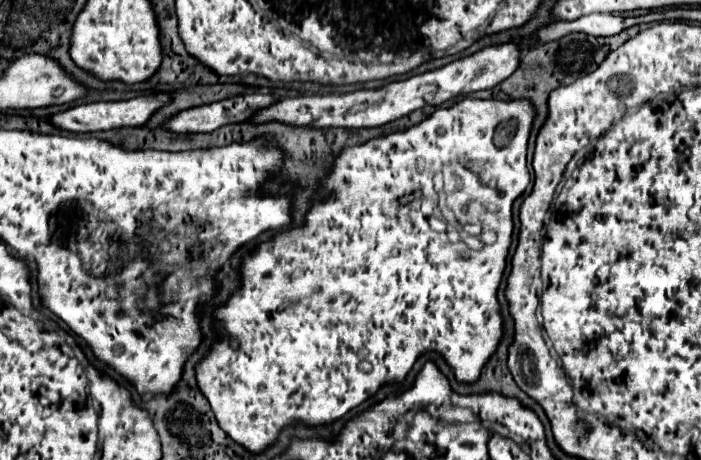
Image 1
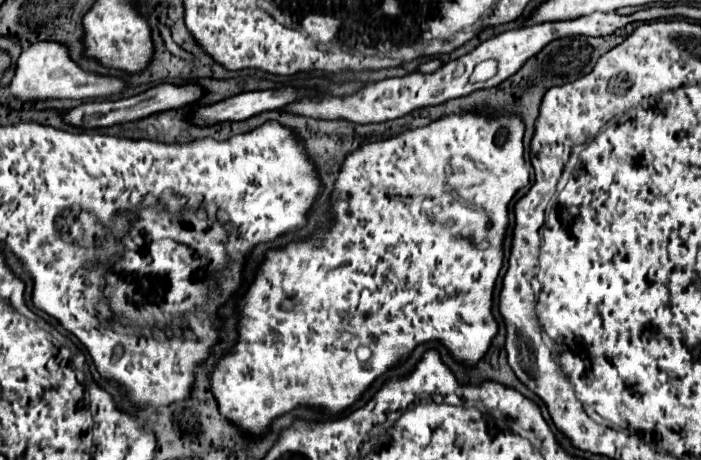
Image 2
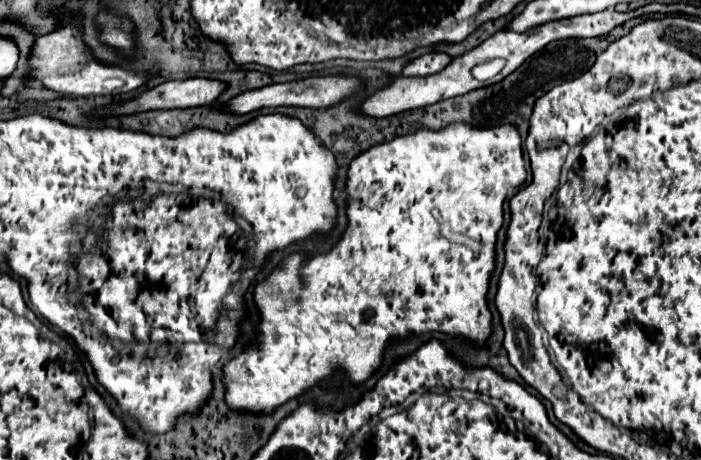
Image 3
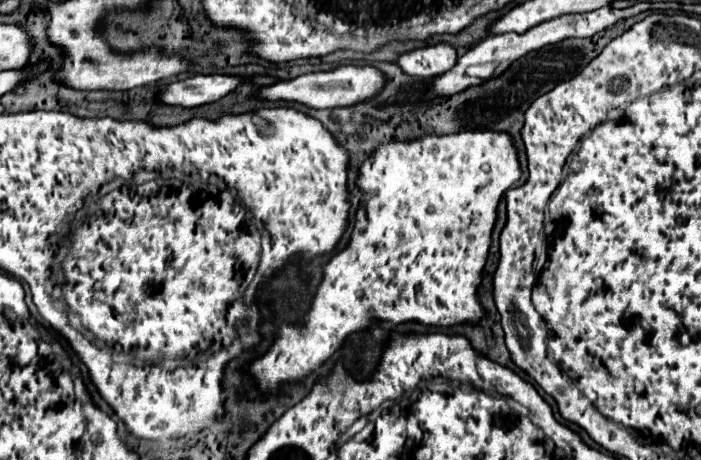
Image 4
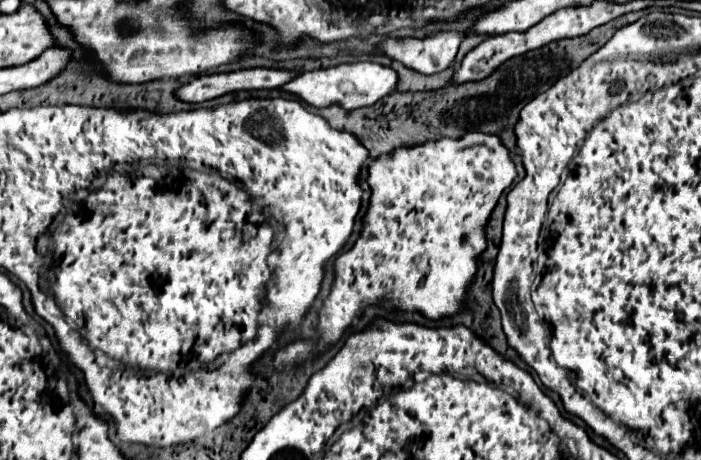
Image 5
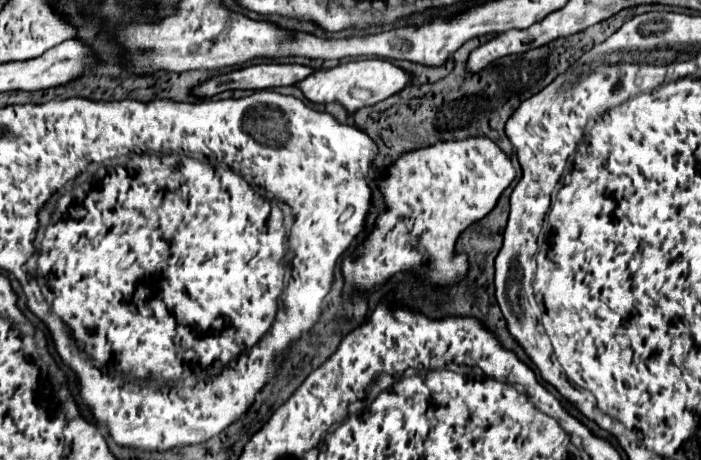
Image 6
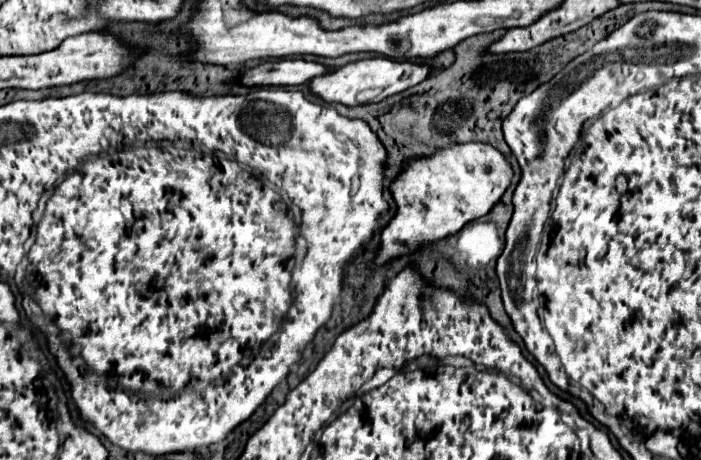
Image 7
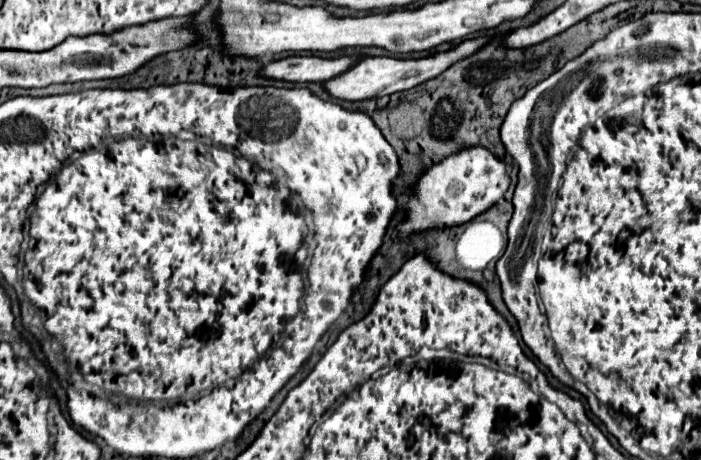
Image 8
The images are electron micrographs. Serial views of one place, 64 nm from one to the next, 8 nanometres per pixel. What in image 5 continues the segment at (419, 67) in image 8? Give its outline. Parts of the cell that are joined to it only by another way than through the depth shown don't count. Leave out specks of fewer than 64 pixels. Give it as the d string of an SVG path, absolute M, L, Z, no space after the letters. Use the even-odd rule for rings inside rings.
M356 62L356 64L340 64L326 70L314 70L298 74L292 82L280 86L282 92L288 92L314 108L326 108L328 104L340 104L344 110L354 110L362 106L370 106L380 98L388 96L398 82L398 74L392 68L374 64L374 62Z

